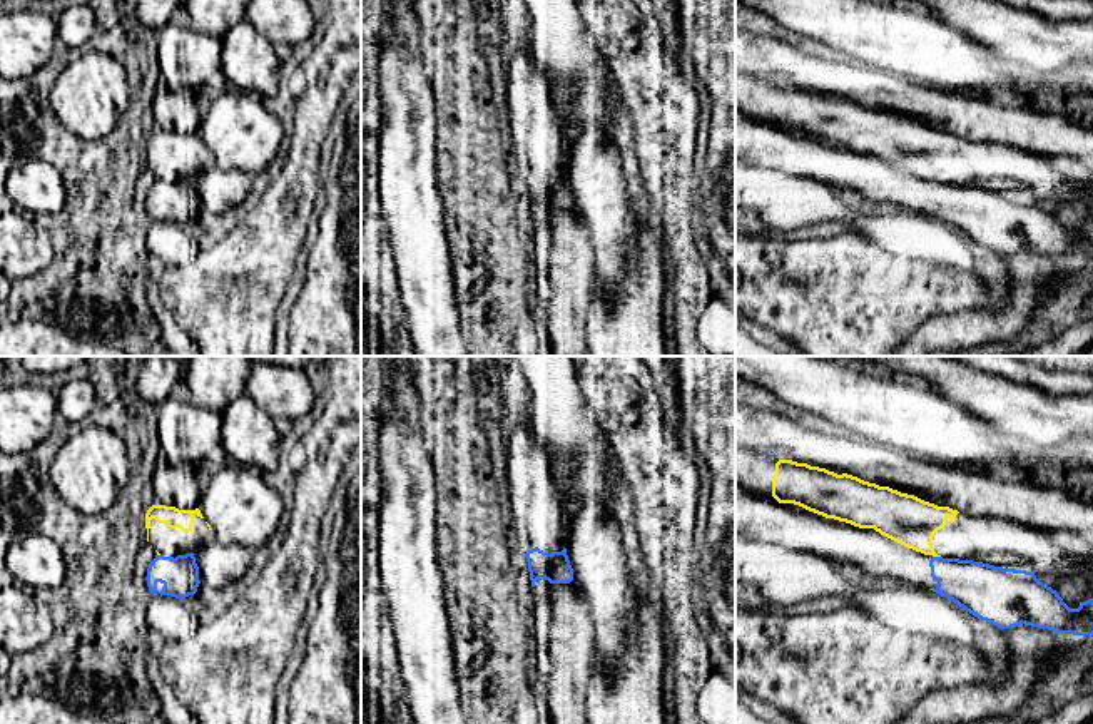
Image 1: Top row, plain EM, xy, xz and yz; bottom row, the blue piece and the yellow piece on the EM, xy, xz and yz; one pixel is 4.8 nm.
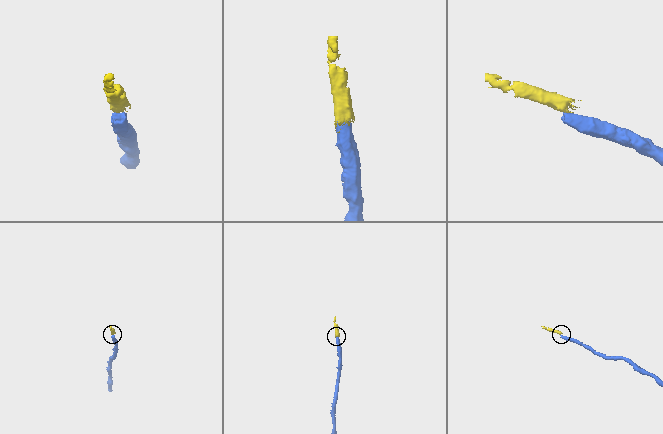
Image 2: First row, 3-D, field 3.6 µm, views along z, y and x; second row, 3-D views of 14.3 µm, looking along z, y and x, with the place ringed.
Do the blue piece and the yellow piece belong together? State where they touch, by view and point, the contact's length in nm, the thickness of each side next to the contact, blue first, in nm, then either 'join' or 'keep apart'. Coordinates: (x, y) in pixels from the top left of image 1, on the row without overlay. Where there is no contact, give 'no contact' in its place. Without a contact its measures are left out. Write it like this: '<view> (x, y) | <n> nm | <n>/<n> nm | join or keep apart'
yz (936, 183) | 40 nm | 240/240 nm | keep apart

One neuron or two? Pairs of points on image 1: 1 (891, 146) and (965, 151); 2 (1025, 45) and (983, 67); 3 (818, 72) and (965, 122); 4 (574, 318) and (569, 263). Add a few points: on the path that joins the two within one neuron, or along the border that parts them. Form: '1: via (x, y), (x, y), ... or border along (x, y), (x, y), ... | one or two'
1: via (909, 146), (946, 151) | one
2: border along (965, 35), (985, 47), (1013, 79) | two
3: via (854, 82), (928, 106) | one
4: via (569, 305), (569, 276) | one

